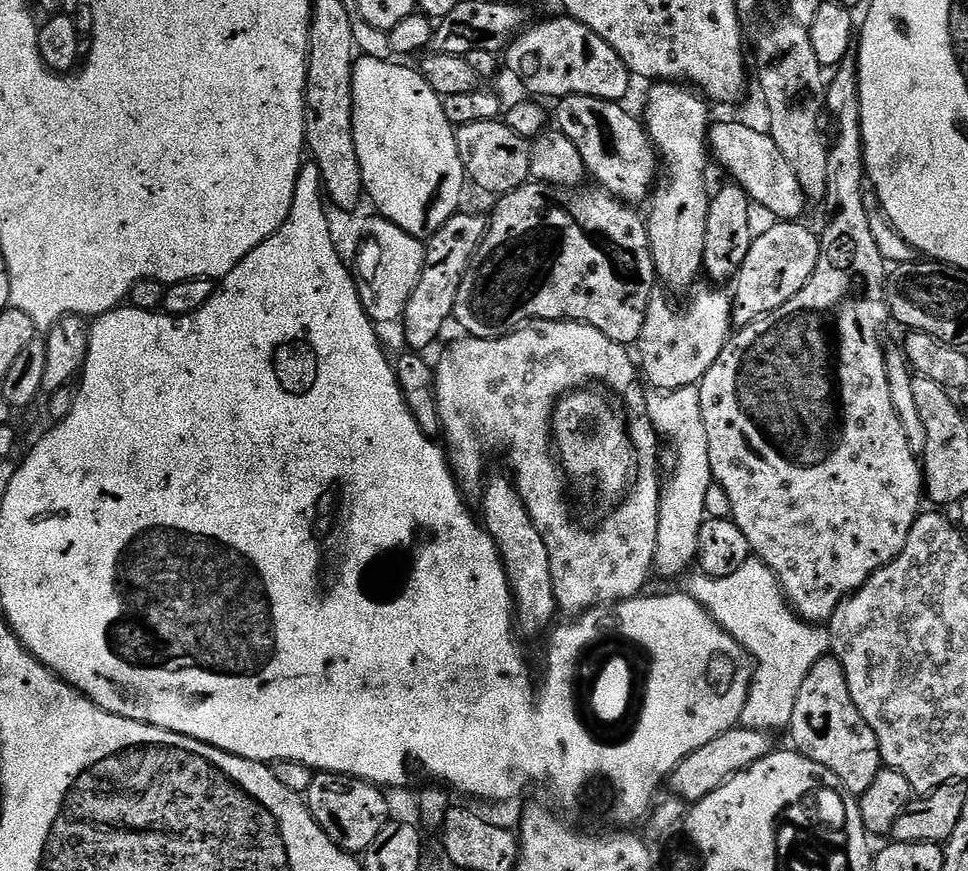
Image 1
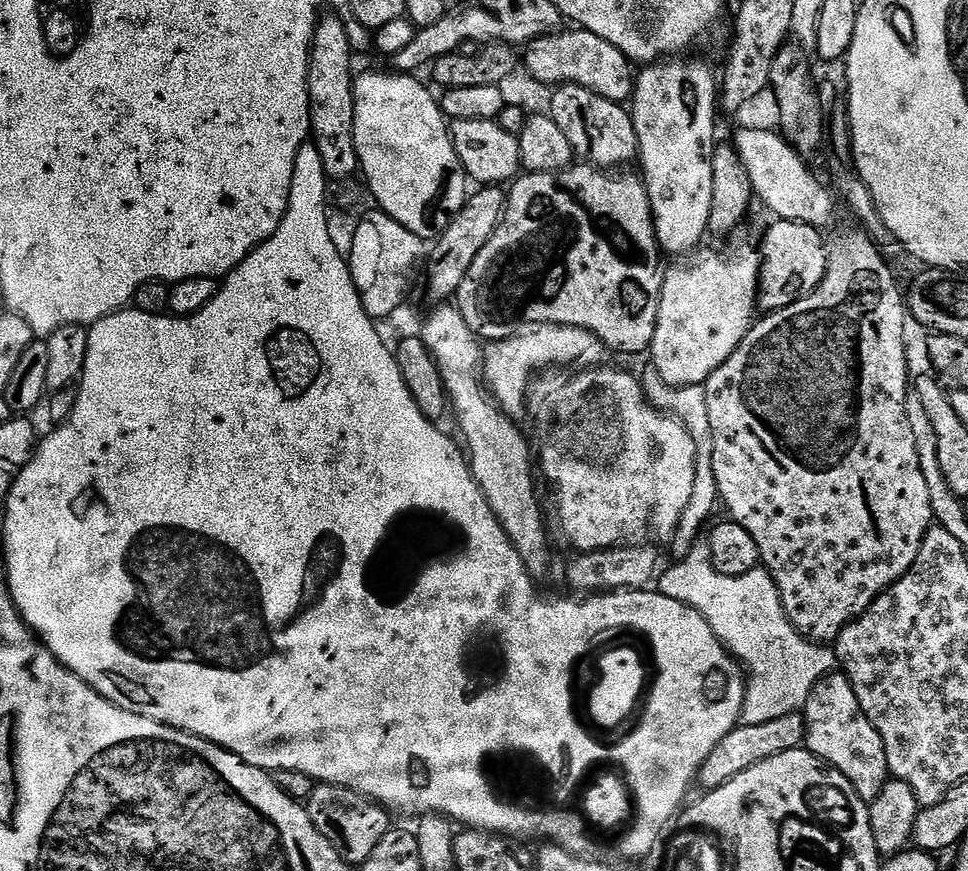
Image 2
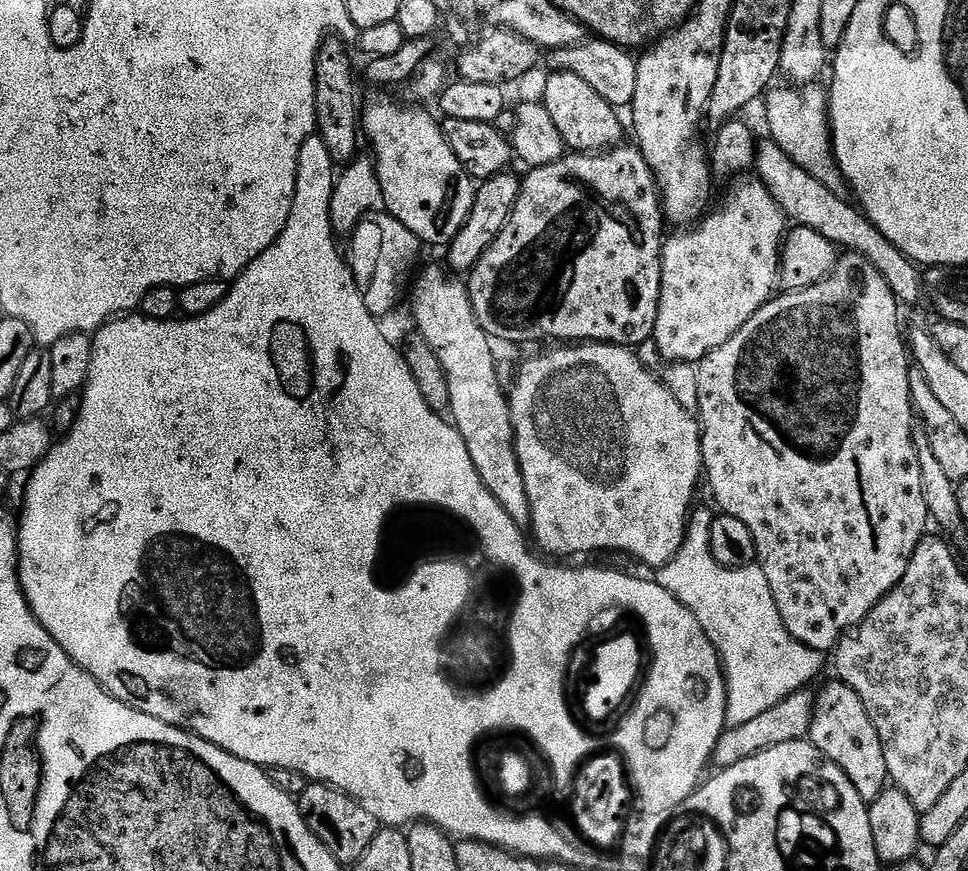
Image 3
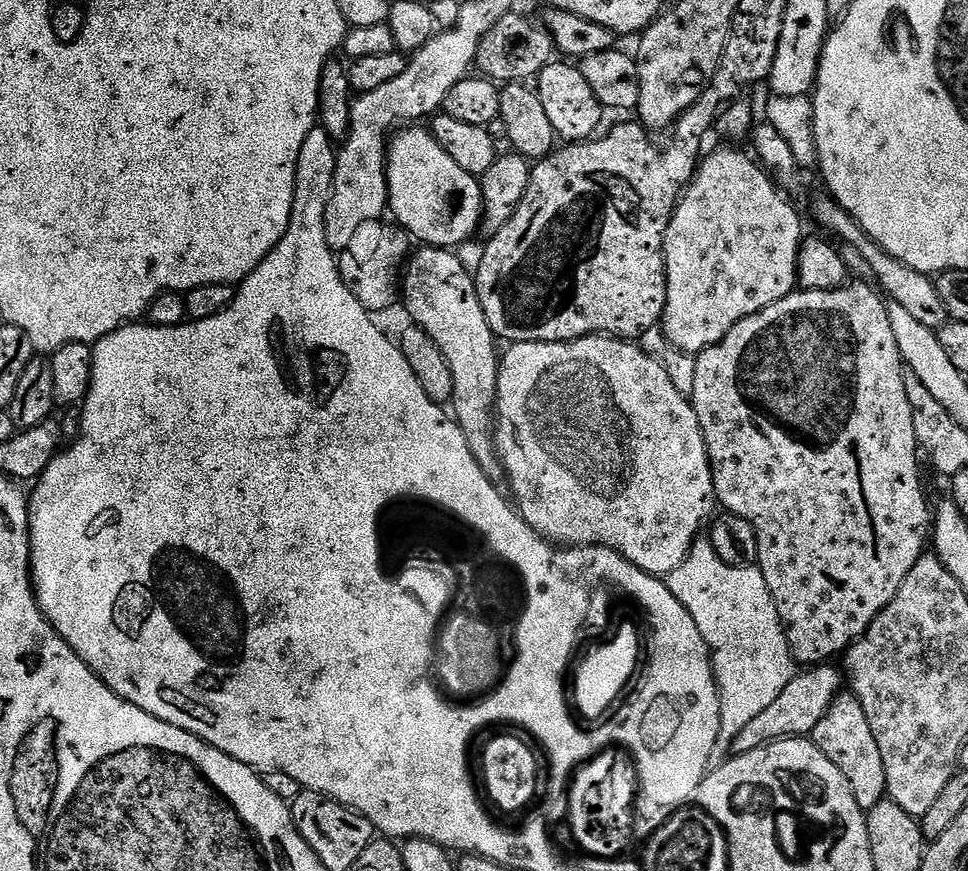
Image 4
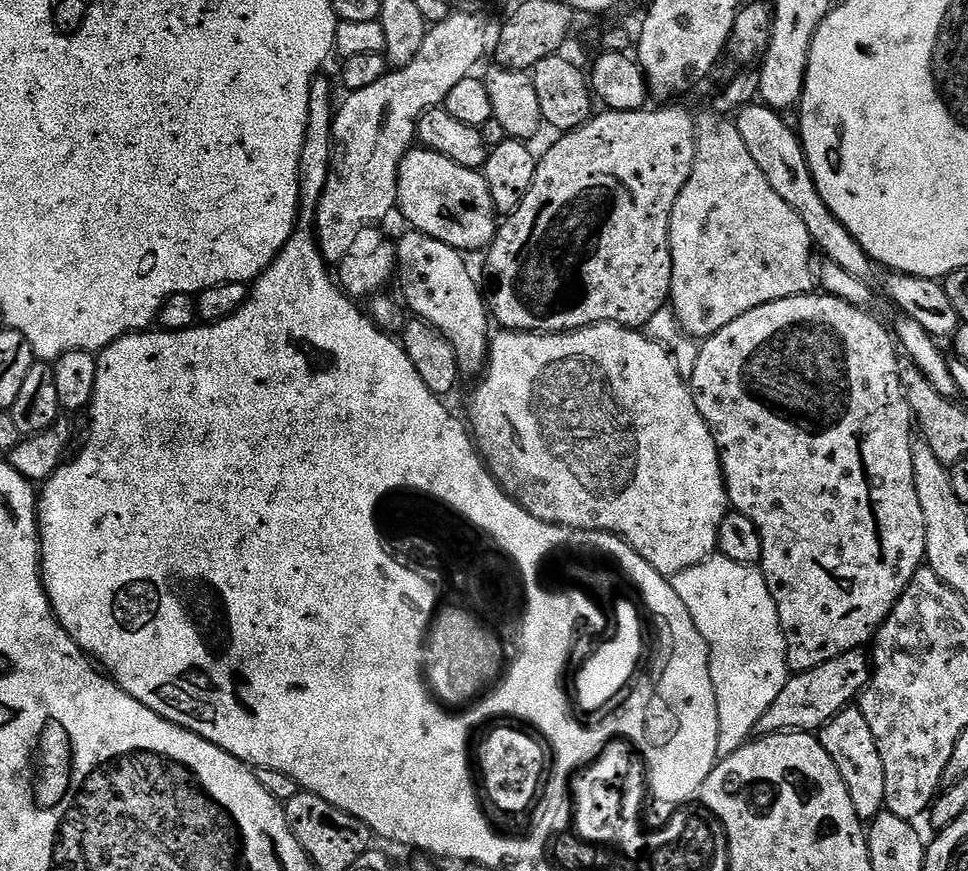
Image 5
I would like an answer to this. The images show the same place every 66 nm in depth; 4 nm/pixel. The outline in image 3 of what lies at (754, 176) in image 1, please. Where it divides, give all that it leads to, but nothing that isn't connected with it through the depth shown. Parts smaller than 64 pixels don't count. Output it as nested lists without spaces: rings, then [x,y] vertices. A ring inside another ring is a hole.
[[[765,139],[756,149],[754,172],[764,183],[766,190],[774,198],[774,202],[784,212],[789,221],[795,222],[799,227],[818,230],[822,238],[839,246],[848,252],[856,252],[866,262],[870,262],[886,278],[890,290],[895,294],[901,305],[916,304],[922,300],[924,282],[922,272],[913,261],[902,255],[887,238],[875,228],[868,217],[855,203],[839,201],[817,179],[806,174],[805,170],[795,164],[771,139]]]

